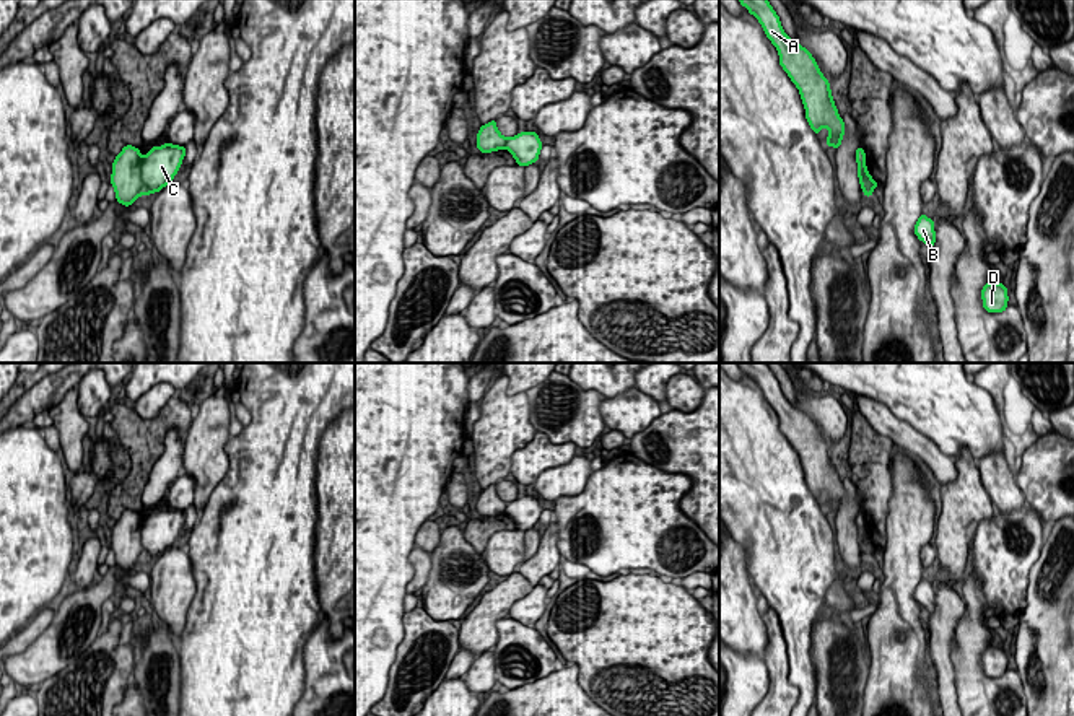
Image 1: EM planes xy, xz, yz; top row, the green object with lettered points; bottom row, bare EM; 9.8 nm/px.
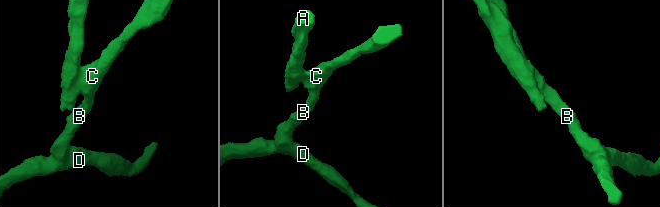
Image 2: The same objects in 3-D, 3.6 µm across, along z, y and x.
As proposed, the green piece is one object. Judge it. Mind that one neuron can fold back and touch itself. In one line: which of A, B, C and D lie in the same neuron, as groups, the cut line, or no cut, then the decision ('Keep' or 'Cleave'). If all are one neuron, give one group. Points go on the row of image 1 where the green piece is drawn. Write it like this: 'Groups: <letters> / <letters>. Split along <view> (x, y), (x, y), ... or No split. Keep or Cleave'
Groups: A / B C D. Split along xy (140, 161), (144, 192). Cleave

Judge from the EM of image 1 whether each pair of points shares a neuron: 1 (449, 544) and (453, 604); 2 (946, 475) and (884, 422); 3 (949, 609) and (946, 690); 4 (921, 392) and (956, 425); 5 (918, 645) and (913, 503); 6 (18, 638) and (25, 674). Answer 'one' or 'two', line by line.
1: one
2: one
3: one
4: one
5: one
6: two

